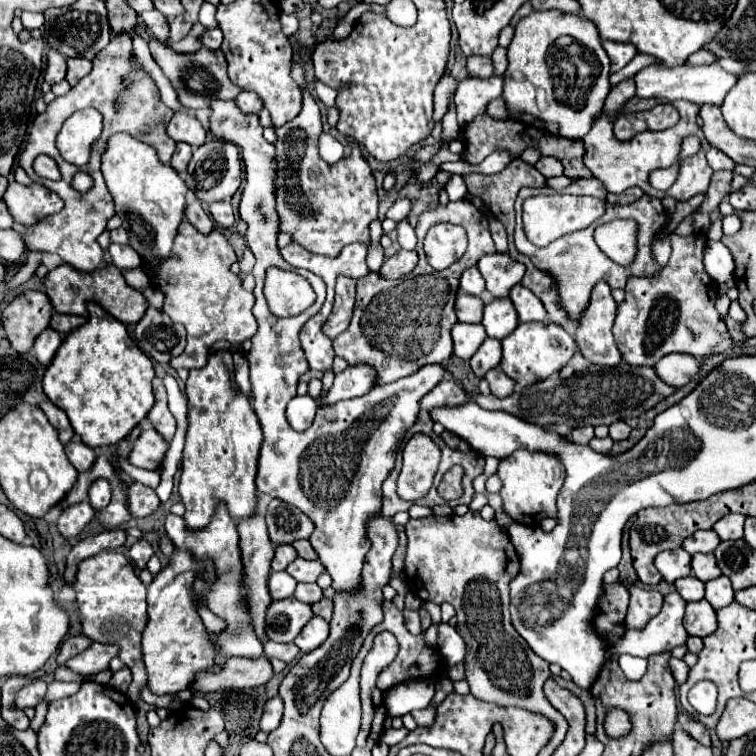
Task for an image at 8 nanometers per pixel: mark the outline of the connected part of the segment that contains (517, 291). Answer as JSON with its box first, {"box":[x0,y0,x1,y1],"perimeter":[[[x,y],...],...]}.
{"box":[510,285,546,321],"perimeter":[[[514,285],[510,291],[510,299],[518,311],[518,319],[524,321],[542,321],[546,317],[546,309],[542,301],[530,293],[530,289],[524,289],[522,285]]]}

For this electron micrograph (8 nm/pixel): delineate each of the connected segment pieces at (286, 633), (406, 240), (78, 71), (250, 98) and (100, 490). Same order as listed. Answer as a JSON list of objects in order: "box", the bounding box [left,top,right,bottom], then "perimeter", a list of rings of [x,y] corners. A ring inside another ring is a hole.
[{"box":[266,597,312,643],"perimeter":[[[294,597],[272,601],[266,613],[266,637],[276,643],[290,643],[312,615],[310,605]]]},{"box":[397,221,417,250],"perimeter":[[[402,221],[398,226],[397,240],[400,246],[406,250],[415,250],[417,246],[417,237],[414,229],[408,221]]]},{"box":[66,57,92,85],"perimeter":[[[76,57],[76,59],[68,59],[68,75],[66,81],[70,85],[76,85],[84,75],[88,75],[92,69],[92,63],[84,57]]]},{"box":[234,91,262,115],"perimeter":[[[242,91],[234,101],[236,101],[238,109],[240,109],[242,113],[246,113],[246,115],[262,109],[262,101],[258,101],[258,97],[254,97],[254,93],[246,93],[246,91]]]},{"box":[88,479,110,509],"perimeter":[[[96,479],[90,489],[88,489],[88,497],[90,497],[90,505],[94,509],[102,509],[110,503],[110,483],[106,479]]]}]

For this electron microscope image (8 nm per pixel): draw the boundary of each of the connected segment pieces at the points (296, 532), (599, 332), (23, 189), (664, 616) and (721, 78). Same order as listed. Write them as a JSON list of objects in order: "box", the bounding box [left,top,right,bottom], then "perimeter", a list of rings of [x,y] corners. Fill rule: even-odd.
[{"box":[266,499,314,545],"perimeter":[[[272,499],[266,509],[266,525],[270,539],[280,545],[280,543],[292,543],[296,539],[308,539],[314,525],[312,521],[296,507]]]},{"box":[574,281,620,367],"perimeter":[[[600,281],[594,287],[590,305],[574,331],[576,345],[580,347],[582,355],[594,365],[614,367],[620,363],[620,353],[616,353],[616,341],[612,337],[616,309],[618,305],[612,297],[610,285],[606,285],[606,281]]]},{"box":[4,181,64,225],"perimeter":[[[10,181],[4,193],[4,203],[8,205],[14,221],[24,225],[34,223],[40,217],[58,213],[64,207],[62,199],[56,193],[48,191],[44,185],[20,185],[16,181]]]},{"box":[610,591,686,660],"perimeter":[[[672,591],[664,595],[664,605],[656,617],[652,617],[644,629],[632,629],[624,635],[626,645],[616,645],[610,649],[610,660],[617,660],[618,655],[630,653],[636,657],[650,657],[666,653],[678,645],[686,643],[686,629],[682,625],[686,601]]]},{"box":[634,63,738,107],"perimeter":[[[710,63],[710,65],[700,65],[700,67],[690,67],[690,65],[682,65],[682,67],[662,67],[662,65],[648,65],[644,69],[640,69],[634,77],[636,81],[636,95],[638,97],[662,97],[668,101],[690,101],[696,105],[716,105],[720,107],[724,101],[724,95],[728,95],[728,91],[738,83],[738,75],[724,71],[718,63]]]}]

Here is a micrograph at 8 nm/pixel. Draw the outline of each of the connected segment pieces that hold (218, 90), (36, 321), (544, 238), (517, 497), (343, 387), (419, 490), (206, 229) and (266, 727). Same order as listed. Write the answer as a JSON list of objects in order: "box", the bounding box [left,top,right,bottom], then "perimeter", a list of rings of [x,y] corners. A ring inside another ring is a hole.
[{"box":[150,41,240,109],"perimeter":[[[150,41],[150,53],[154,61],[160,65],[164,75],[170,79],[174,91],[178,93],[178,101],[188,107],[188,109],[202,109],[210,107],[214,99],[234,99],[240,89],[236,85],[230,85],[230,79],[226,75],[226,59],[222,51],[210,51],[206,47],[200,47],[196,53],[176,53],[174,49],[162,45],[160,41]],[[214,65],[224,65],[224,67],[214,67]],[[216,73],[216,75],[214,75]]]},{"box":[2,291,54,353],"perimeter":[[[24,291],[2,311],[2,325],[10,345],[18,353],[26,353],[34,337],[48,327],[54,307],[42,291]]]},{"box":[524,193,606,247],"perimeter":[[[558,193],[548,196],[533,196],[524,201],[524,231],[526,231],[526,237],[536,247],[546,247],[548,243],[552,243],[554,239],[558,239],[566,233],[586,229],[588,225],[598,221],[605,210],[606,201],[595,197],[561,195]]]},{"box":[498,451,564,527],"perimeter":[[[514,451],[500,461],[498,477],[502,481],[500,497],[504,511],[514,521],[536,527],[544,517],[556,517],[556,495],[564,483],[564,465],[558,457],[542,451]]]},{"box":[324,363,378,403],"perimeter":[[[354,363],[336,375],[332,389],[324,397],[324,403],[336,403],[342,399],[354,399],[366,395],[378,383],[378,373],[372,365]]]},{"box":[398,435,440,499],"perimeter":[[[414,435],[404,447],[404,465],[398,477],[398,493],[418,499],[430,487],[440,461],[440,449],[428,435]]]},{"box":[184,199,214,233],"perimeter":[[[196,199],[194,203],[190,203],[184,213],[186,213],[186,219],[188,219],[198,231],[202,231],[202,233],[210,233],[210,229],[214,227],[212,219],[204,213],[204,209],[202,209],[202,205],[200,205],[198,199]]]},{"box":[260,697,282,733],"perimeter":[[[272,697],[266,701],[266,707],[264,707],[264,713],[260,719],[260,729],[270,733],[280,725],[280,719],[282,719],[282,699]]]}]

